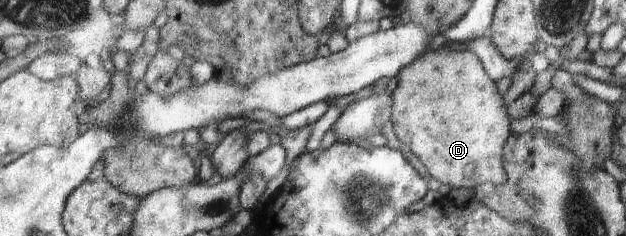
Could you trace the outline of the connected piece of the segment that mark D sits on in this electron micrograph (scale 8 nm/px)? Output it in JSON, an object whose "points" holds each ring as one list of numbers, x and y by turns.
{"points":[[448,45,423,56,425,58,417,58,407,68,400,70,389,92,390,123,397,138,404,148,411,150,425,164,431,178,437,178,437,184,449,184,452,188,475,188,484,182,496,186,505,184,508,175,504,164,501,164,504,162,501,160,501,150,511,134,511,120,495,82,483,70,481,58,473,51,451,50]]}

